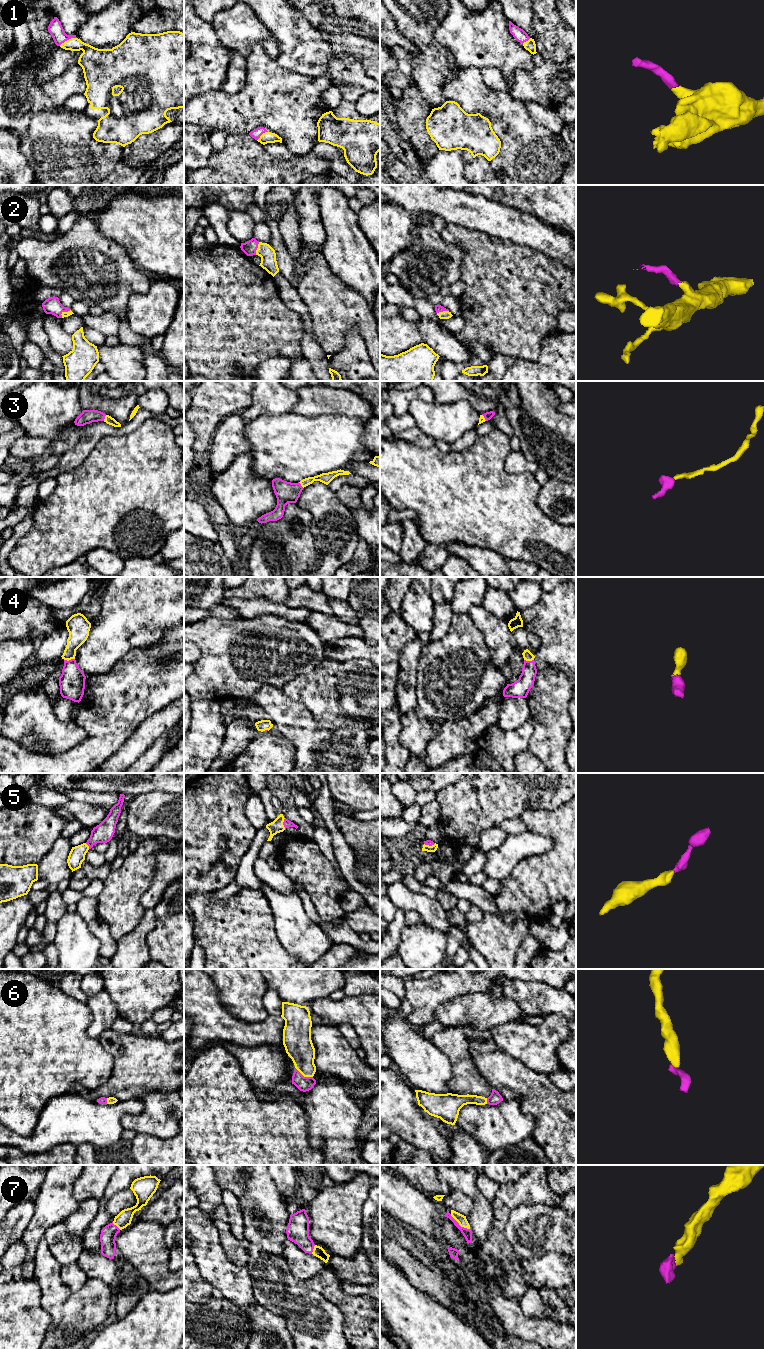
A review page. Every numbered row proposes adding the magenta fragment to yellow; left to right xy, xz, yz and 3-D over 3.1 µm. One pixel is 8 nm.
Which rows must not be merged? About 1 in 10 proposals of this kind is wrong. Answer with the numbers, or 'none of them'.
none of them

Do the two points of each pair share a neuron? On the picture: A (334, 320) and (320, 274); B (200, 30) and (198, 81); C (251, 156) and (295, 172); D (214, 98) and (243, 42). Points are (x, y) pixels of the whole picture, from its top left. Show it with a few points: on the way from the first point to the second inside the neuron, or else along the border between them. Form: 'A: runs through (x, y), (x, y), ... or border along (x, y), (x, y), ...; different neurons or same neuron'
A: runs through (333, 309), (327, 297), (320, 290), (320, 285); same neuron
B: runs through (209, 43), (210, 68); same neuron
C: runs through (262, 167), (266, 171), (284, 171); same neuron
D: border along (266, 51), (259, 44), (255, 44), (246, 57); different neurons

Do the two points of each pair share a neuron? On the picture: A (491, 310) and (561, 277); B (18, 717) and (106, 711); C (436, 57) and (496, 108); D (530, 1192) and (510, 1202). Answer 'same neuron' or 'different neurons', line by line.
A: same neuron
B: different neurons
C: different neurons
D: same neuron

